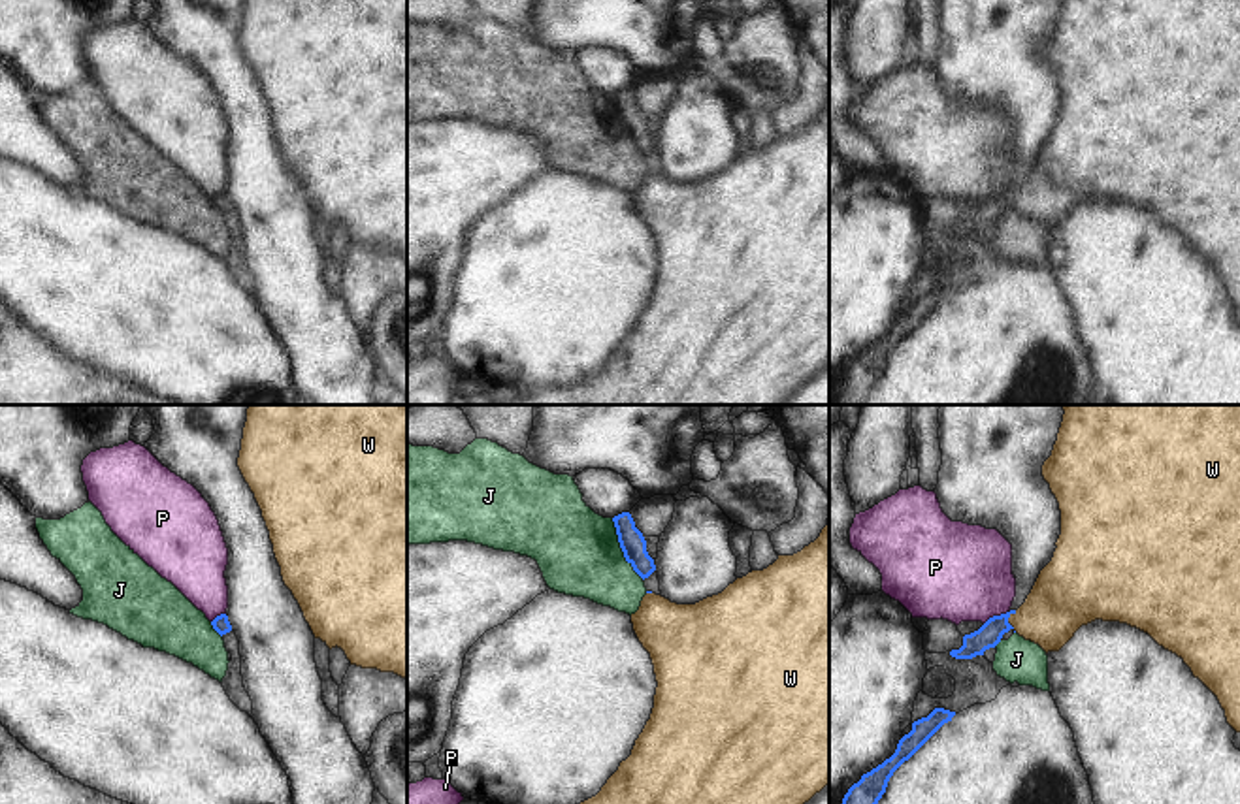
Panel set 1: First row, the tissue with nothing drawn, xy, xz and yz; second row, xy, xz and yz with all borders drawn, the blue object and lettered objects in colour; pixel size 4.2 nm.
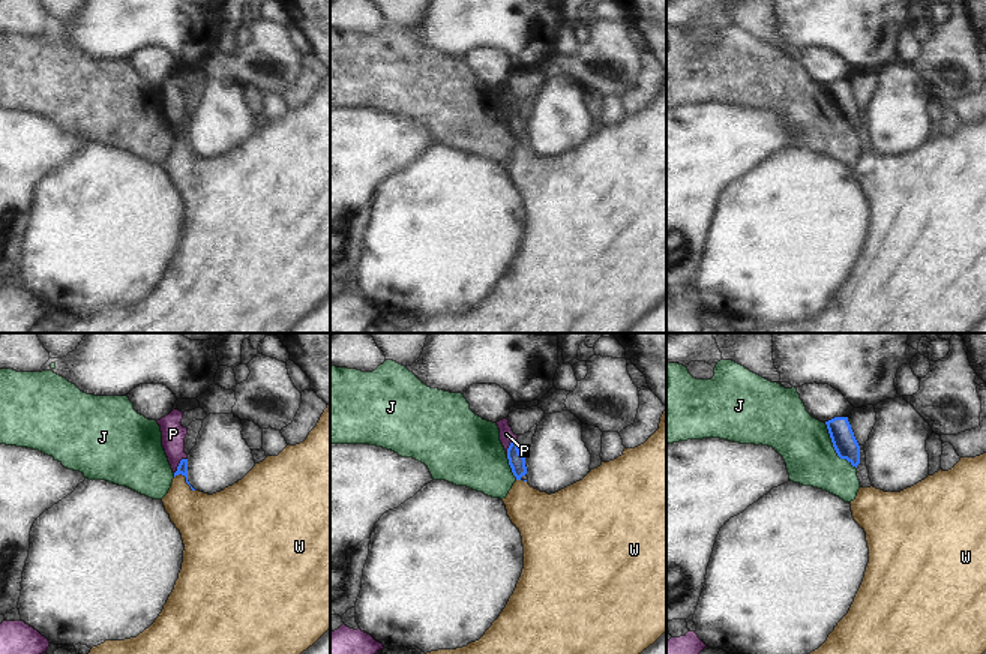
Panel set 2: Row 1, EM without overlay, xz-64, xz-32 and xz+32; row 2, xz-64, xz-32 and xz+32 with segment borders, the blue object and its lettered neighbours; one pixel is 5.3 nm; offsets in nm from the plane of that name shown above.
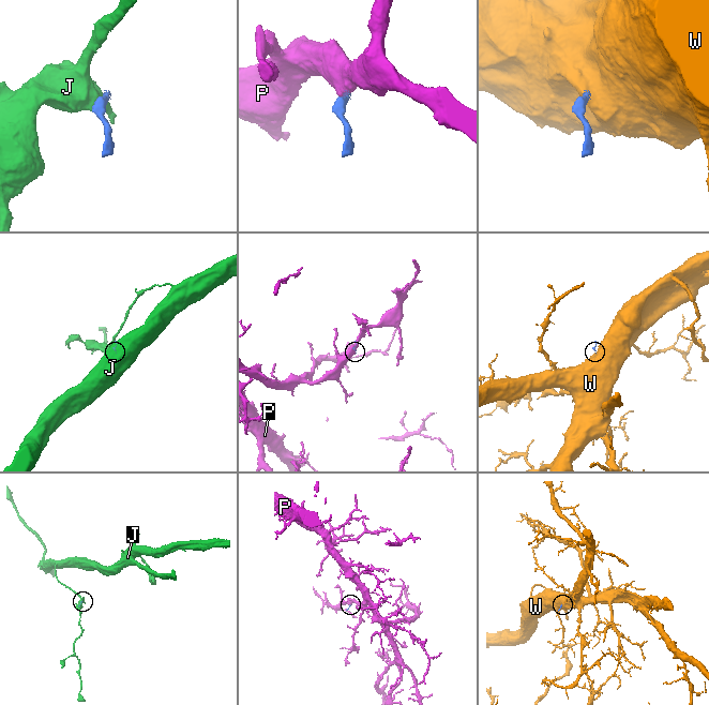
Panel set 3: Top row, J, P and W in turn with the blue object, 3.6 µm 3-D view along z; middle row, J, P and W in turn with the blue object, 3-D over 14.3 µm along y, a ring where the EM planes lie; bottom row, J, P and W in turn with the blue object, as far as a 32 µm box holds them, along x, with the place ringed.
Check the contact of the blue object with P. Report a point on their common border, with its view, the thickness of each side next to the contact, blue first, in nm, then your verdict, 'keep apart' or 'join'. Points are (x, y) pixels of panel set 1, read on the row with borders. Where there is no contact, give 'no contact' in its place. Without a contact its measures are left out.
contact yz (995, 616); calibres 100 and 420 nm; keep apart

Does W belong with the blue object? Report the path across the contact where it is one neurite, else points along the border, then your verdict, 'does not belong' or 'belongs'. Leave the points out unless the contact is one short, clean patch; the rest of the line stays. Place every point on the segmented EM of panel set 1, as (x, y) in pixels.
runs through yz (990, 633), (1007, 622), (1041, 620), (1061, 601); belongs

